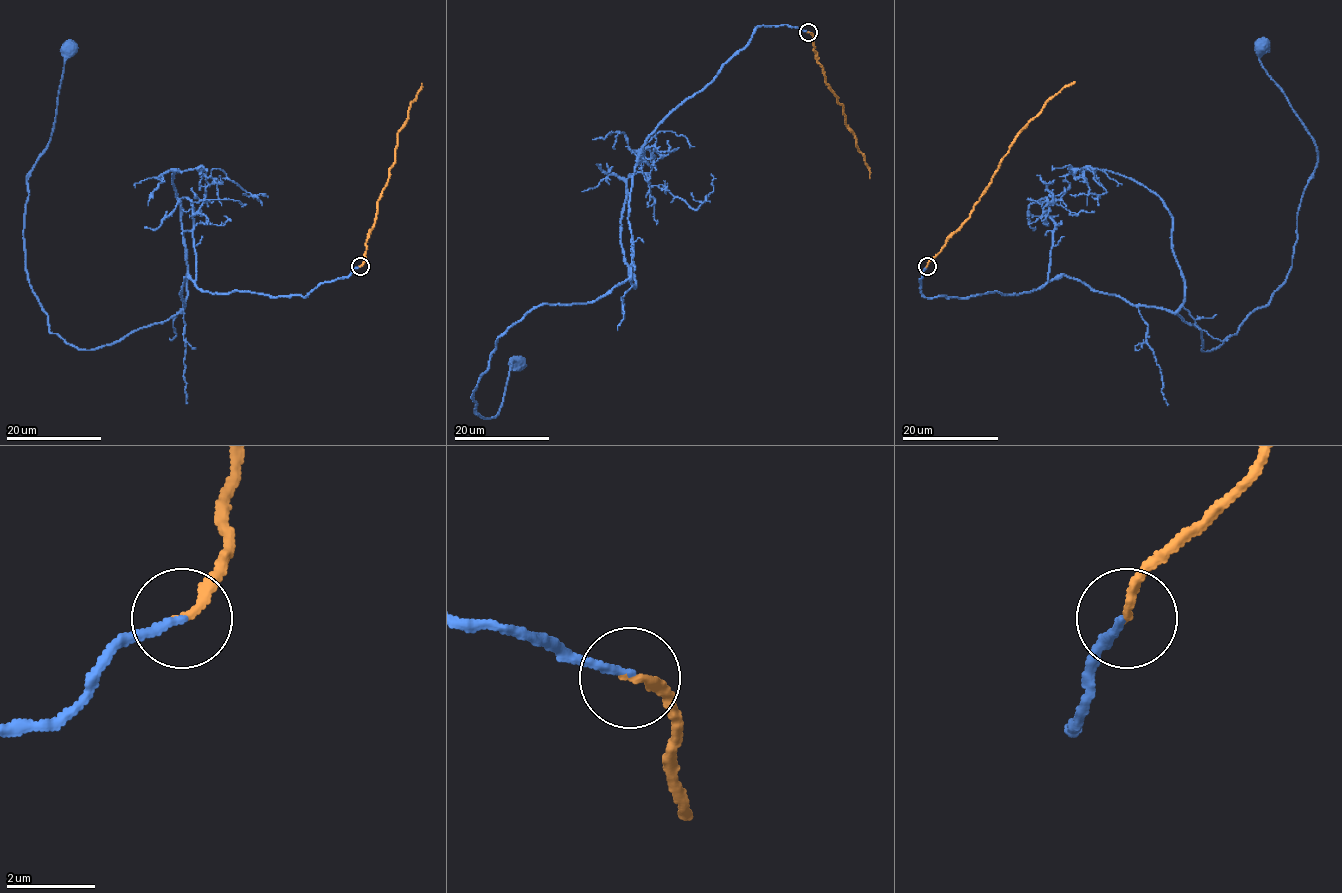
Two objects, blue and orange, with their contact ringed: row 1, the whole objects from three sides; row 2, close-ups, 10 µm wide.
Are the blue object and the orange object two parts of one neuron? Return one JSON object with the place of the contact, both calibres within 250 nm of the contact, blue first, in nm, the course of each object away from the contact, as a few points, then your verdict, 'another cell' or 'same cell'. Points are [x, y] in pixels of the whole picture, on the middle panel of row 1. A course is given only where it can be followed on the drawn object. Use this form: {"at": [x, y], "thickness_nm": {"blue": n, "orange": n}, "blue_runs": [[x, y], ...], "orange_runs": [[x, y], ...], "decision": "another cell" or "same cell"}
{"at": [808, 32], "thickness_nm": {"blue": 170, "orange": 180}, "blue_runs": [[808, 32], [759, 25], [649, 136], [629, 277], [497, 338], [471, 398], [481, 416], [519, 362]], "orange_runs": [[808, 32], [813, 35], [815, 57], [825, 81], [842, 106], [846, 126], [870, 168], [870, 178]], "decision": "same cell"}

